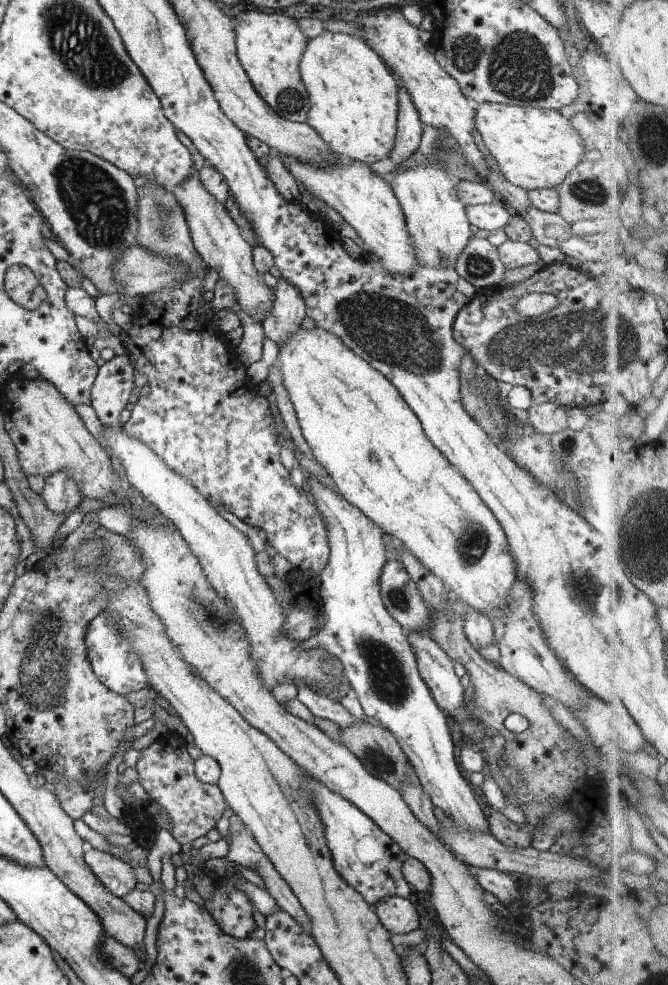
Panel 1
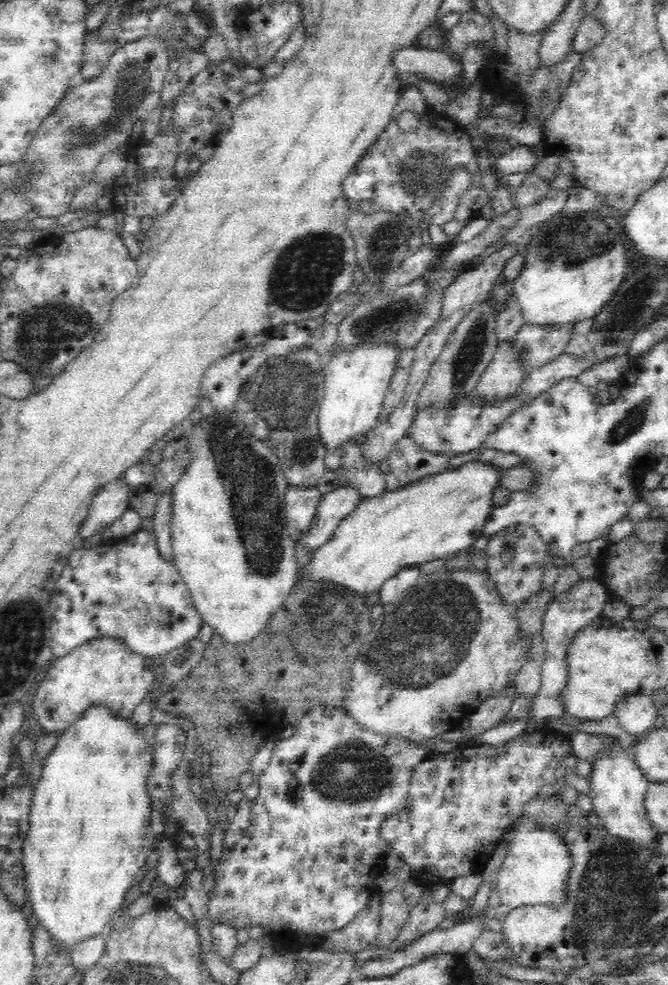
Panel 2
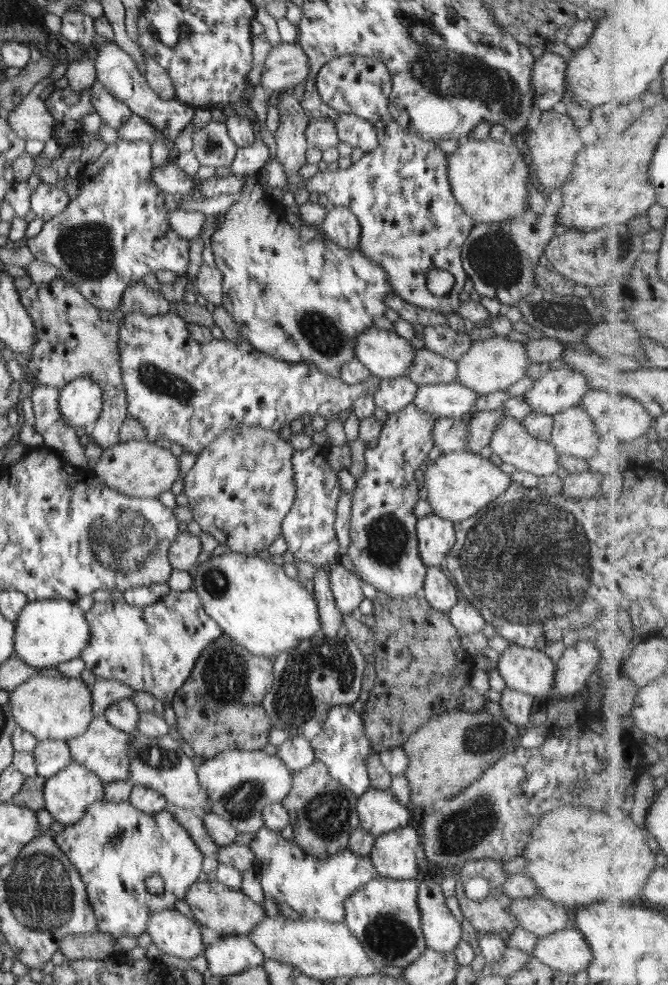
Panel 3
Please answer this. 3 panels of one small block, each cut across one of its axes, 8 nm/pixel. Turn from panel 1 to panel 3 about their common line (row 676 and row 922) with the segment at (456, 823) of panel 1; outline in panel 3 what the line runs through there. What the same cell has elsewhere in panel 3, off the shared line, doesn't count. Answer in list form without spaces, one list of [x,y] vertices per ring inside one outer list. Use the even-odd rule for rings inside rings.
[[[377,877],[360,886],[344,901],[345,923],[378,968],[406,967],[426,949],[418,908],[420,879],[395,880]]]

